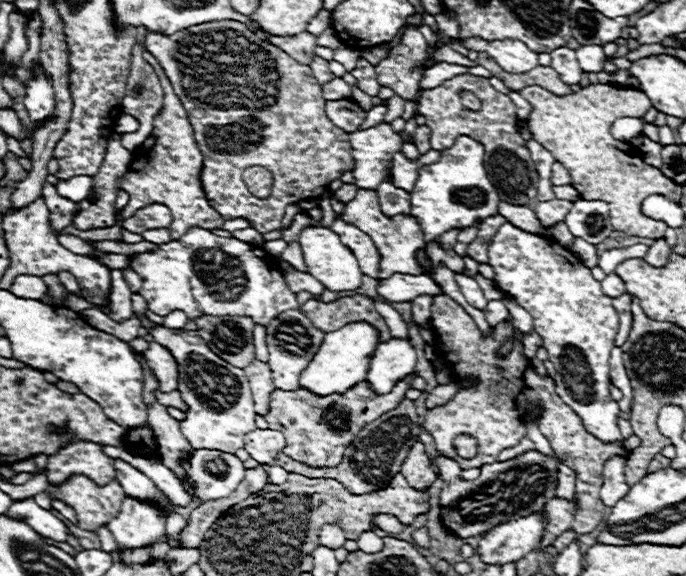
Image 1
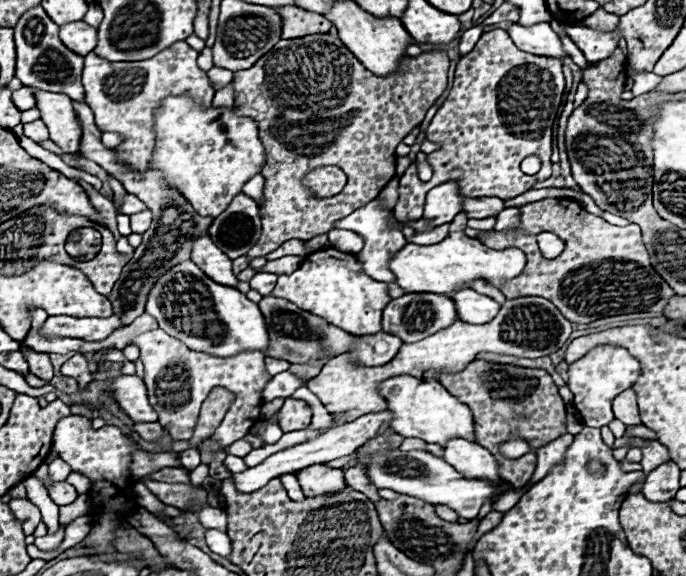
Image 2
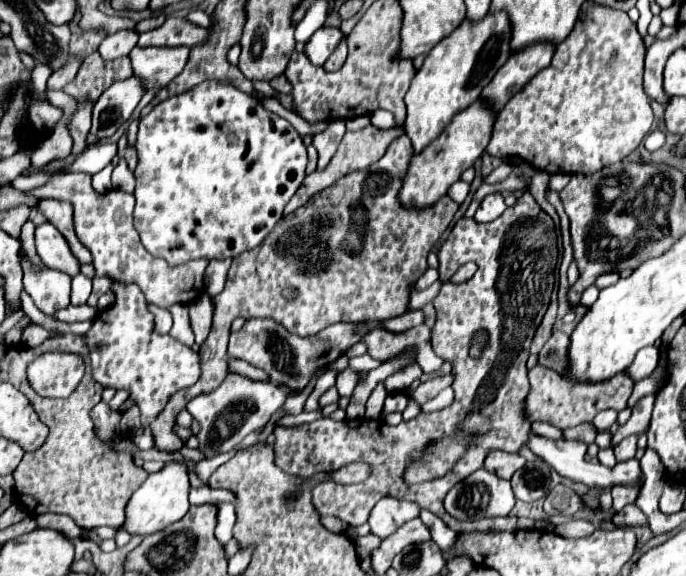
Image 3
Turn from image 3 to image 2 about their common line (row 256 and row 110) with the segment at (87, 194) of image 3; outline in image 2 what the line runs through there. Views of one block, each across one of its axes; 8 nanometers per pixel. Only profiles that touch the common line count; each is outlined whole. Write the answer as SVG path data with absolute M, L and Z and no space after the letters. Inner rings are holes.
M176 42L154 58L142 62L106 62L94 52L86 56L82 72L86 104L94 110L96 126L102 132L118 132L126 136L126 140L116 146L116 154L122 162L134 166L136 170L144 170L148 166L148 160L152 158L156 146L154 116L166 96L188 94L198 106L210 106L214 98L214 88L206 72L196 66L196 58L198 52L192 50L186 42Z

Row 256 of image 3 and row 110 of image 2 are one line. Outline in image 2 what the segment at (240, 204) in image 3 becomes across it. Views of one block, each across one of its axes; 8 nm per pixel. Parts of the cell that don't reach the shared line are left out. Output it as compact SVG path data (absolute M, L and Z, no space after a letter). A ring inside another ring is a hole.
M170 96L164 98L162 108L156 112L154 130L156 150L152 166L162 170L166 174L166 184L178 188L202 216L216 218L222 214L230 198L242 190L244 182L260 174L266 162L256 122L236 116L234 108L202 110L190 96Z

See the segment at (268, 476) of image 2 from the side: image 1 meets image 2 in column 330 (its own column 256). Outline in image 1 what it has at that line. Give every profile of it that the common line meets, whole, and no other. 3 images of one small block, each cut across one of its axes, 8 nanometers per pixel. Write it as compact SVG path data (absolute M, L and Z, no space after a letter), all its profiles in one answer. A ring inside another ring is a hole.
M256 428L248 432L244 438L246 452L260 464L274 464L276 456L282 452L284 446L286 446L284 434L278 430L270 430L270 428L266 430Z

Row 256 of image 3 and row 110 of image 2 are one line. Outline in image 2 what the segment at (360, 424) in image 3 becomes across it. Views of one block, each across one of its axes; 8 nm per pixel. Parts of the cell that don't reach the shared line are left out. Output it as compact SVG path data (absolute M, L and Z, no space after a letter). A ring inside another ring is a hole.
M502 28L484 32L480 36L478 44L474 46L474 50L460 58L460 62L456 66L456 78L454 78L452 90L426 130L426 138L430 142L440 144L438 150L428 154L428 162L434 170L432 178L428 182L422 182L416 174L416 164L410 164L410 168L404 172L404 176L400 176L398 202L394 206L396 220L400 224L406 224L406 222L422 218L426 194L442 182L456 180L458 192L462 196L470 196L470 198L496 196L496 198L508 200L508 198L528 192L536 182L550 178L550 174L552 174L552 162L550 162L552 126L554 126L554 118L556 118L560 102L562 102L564 84L566 82L562 76L562 62L558 58L534 56L534 54L518 50L510 42L506 30L502 30ZM532 154L542 158L542 174L534 174L534 176L522 174L520 162Z

